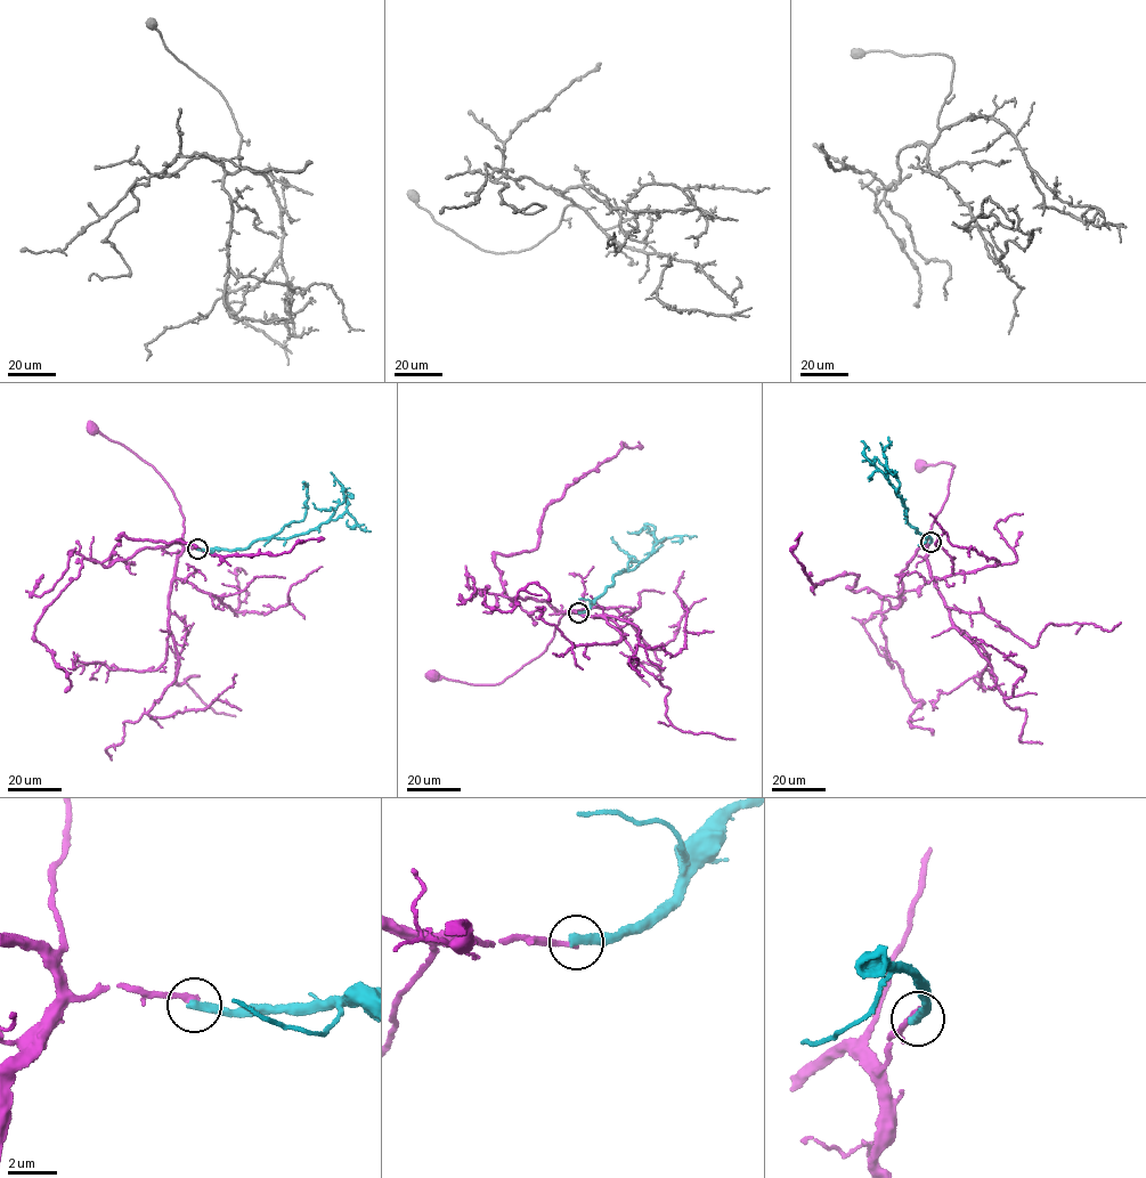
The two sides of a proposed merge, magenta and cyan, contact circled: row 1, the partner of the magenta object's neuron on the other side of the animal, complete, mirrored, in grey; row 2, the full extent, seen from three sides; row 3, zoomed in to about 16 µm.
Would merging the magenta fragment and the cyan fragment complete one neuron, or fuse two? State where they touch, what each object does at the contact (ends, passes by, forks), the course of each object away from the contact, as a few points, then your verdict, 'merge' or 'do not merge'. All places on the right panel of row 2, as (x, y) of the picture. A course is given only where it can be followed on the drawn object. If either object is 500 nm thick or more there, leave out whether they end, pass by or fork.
(931, 542) | magenta ends | cyan ends | magenta via (931, 542), (926, 547), (932, 523), (947, 496), (954, 466), (943, 462), (934, 465), (919, 463) | cyan via (931, 542), (929, 537), (909, 525), (908, 510), (888, 482), (884, 452), (891, 445), (888, 437) | do not merge

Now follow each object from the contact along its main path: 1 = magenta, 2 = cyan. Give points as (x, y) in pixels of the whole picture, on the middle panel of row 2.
1: (579, 612), (565, 612), (544, 652), (501, 683), (470, 684), (432, 674)
2: (579, 612), (612, 584), (615, 575), (631, 570), (665, 538), (657, 542), (663, 541), (657, 551), (644, 554)

